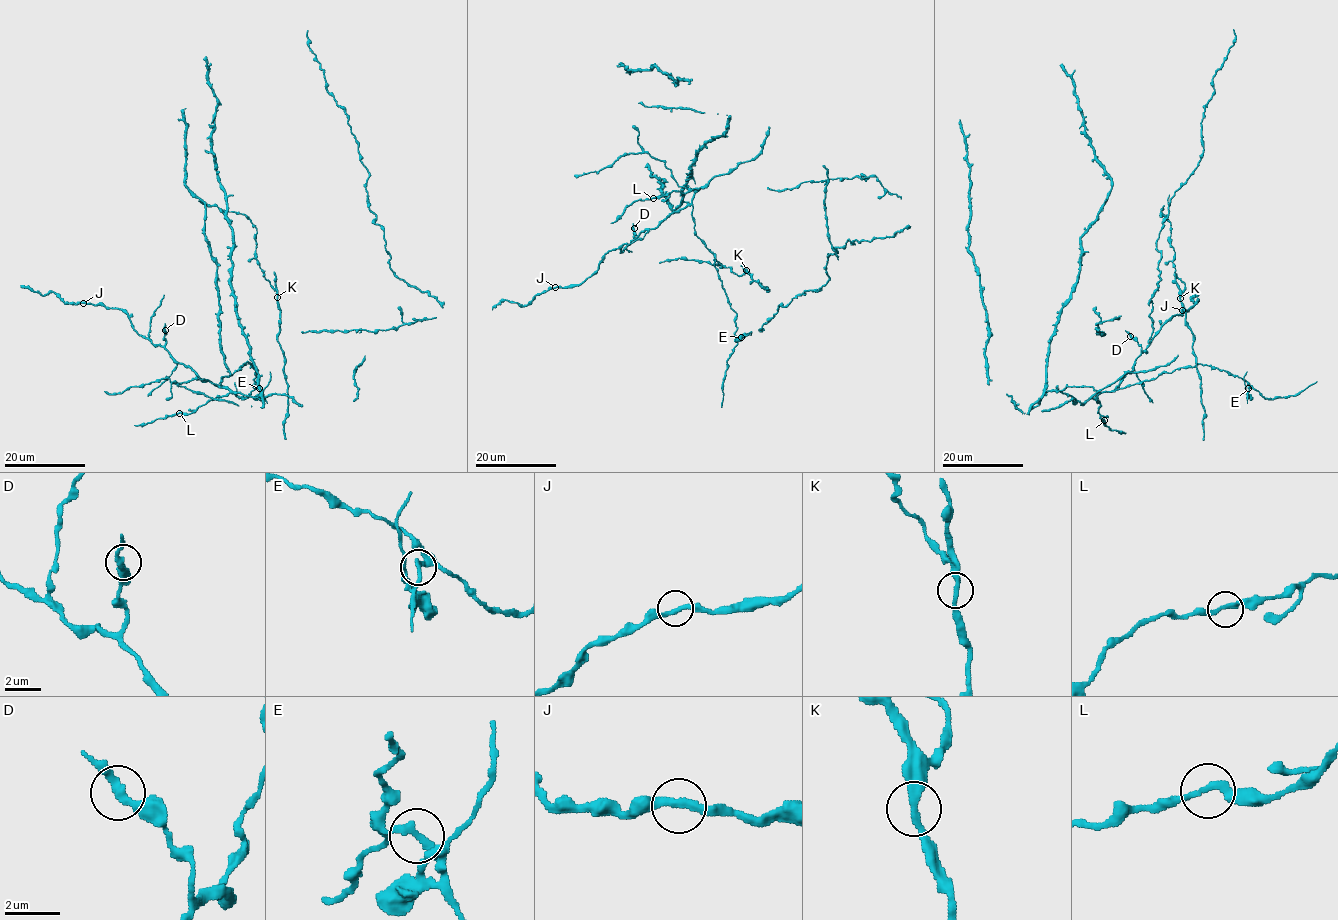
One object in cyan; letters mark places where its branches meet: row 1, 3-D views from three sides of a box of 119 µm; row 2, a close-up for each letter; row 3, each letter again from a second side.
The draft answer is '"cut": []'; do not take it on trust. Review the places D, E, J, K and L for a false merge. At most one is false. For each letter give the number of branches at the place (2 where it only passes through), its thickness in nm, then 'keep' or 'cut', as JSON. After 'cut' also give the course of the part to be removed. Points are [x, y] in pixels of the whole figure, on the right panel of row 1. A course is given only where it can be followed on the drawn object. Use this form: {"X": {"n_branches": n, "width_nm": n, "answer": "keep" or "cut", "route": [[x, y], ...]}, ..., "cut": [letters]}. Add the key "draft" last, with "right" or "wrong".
{"D": {"n_branches": 2, "width_nm": 280, "answer": "keep"}, "E": {"n_branches": 2, "width_nm": 240, "answer": "cut", "route": [[1249, 388], [1247, 392], [1243, 376], [1246, 372]]}, "J": {"n_branches": 2, "width_nm": 280, "answer": "keep"}, "K": {"n_branches": 2, "width_nm": 280, "answer": "keep"}, "L": {"n_branches": 2, "width_nm": 240, "answer": "keep"}, "cut": ["E"], "draft": "wrong"}

